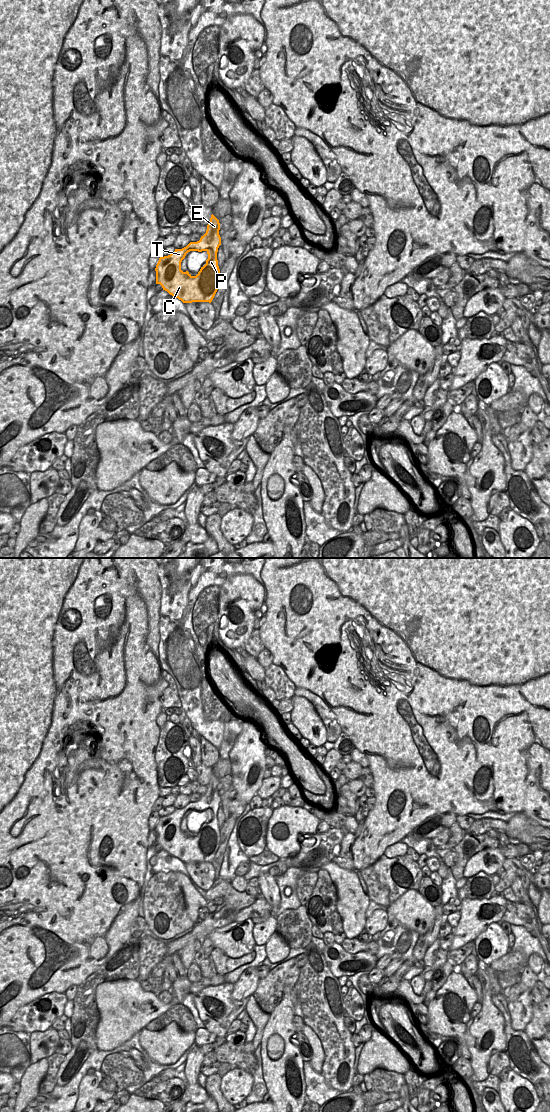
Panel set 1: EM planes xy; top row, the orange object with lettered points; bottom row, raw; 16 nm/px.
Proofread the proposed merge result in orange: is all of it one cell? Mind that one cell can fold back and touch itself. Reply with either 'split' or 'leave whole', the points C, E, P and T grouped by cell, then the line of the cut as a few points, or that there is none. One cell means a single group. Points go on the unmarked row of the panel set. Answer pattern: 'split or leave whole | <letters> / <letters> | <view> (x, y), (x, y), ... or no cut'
leave whole | C E P T | no cut

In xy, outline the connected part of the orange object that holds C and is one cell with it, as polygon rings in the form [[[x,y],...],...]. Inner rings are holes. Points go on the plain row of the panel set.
[[[212,774],[206,793],[197,802],[190,802],[182,809],[175,809],[168,816],[160,817],[156,825],[156,844],[183,863],[211,863],[220,844],[217,812],[221,805],[219,780]],[[190,811],[206,811],[208,819],[196,836],[181,830],[181,822]]]

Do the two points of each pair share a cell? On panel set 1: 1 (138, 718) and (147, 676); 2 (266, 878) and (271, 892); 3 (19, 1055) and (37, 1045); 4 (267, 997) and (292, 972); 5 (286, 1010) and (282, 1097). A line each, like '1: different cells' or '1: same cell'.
1: same cell
2: same cell
3: different cells
4: same cell
5: same cell

